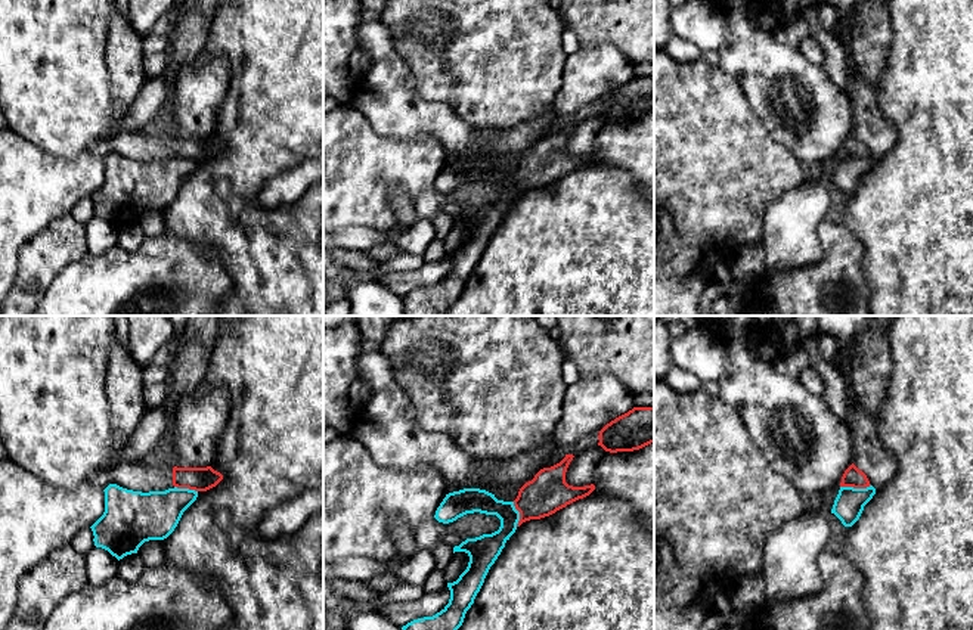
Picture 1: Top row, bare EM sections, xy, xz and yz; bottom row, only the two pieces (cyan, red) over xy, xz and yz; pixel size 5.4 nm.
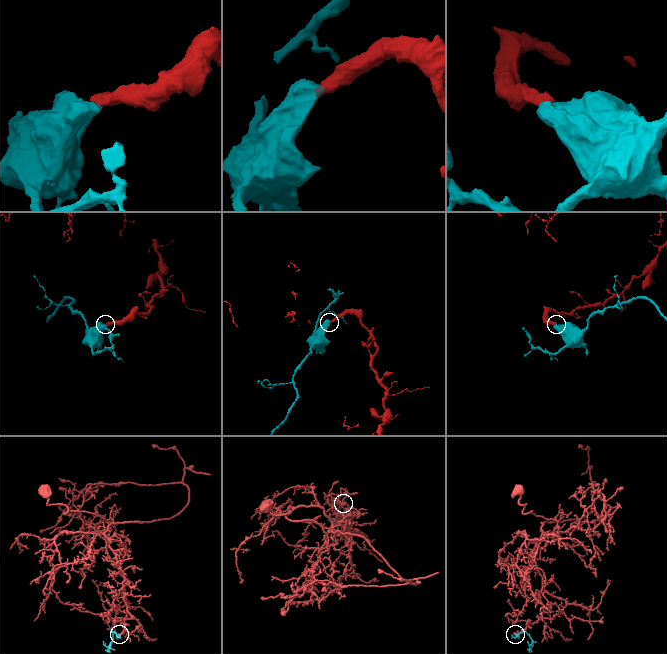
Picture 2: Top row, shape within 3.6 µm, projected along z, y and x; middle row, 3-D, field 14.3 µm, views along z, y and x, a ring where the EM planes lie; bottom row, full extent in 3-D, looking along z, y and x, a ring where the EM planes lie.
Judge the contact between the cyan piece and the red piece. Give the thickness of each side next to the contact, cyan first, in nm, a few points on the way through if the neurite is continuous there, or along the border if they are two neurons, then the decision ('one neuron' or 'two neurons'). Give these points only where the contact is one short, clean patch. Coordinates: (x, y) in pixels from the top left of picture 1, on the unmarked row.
160 nm thick on the cyan side, 110 nm on the other; border along yz (870, 154), (865, 157), (840, 157); two neurons

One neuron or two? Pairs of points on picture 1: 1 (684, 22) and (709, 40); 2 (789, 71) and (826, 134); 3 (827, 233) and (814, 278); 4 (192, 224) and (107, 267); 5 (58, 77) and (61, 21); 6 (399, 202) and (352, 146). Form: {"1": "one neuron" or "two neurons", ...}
{"1": "one neuron", "2": "one neuron", "3": "one neuron", "4": "two neurons", "5": "one neuron", "6": "two neurons"}

